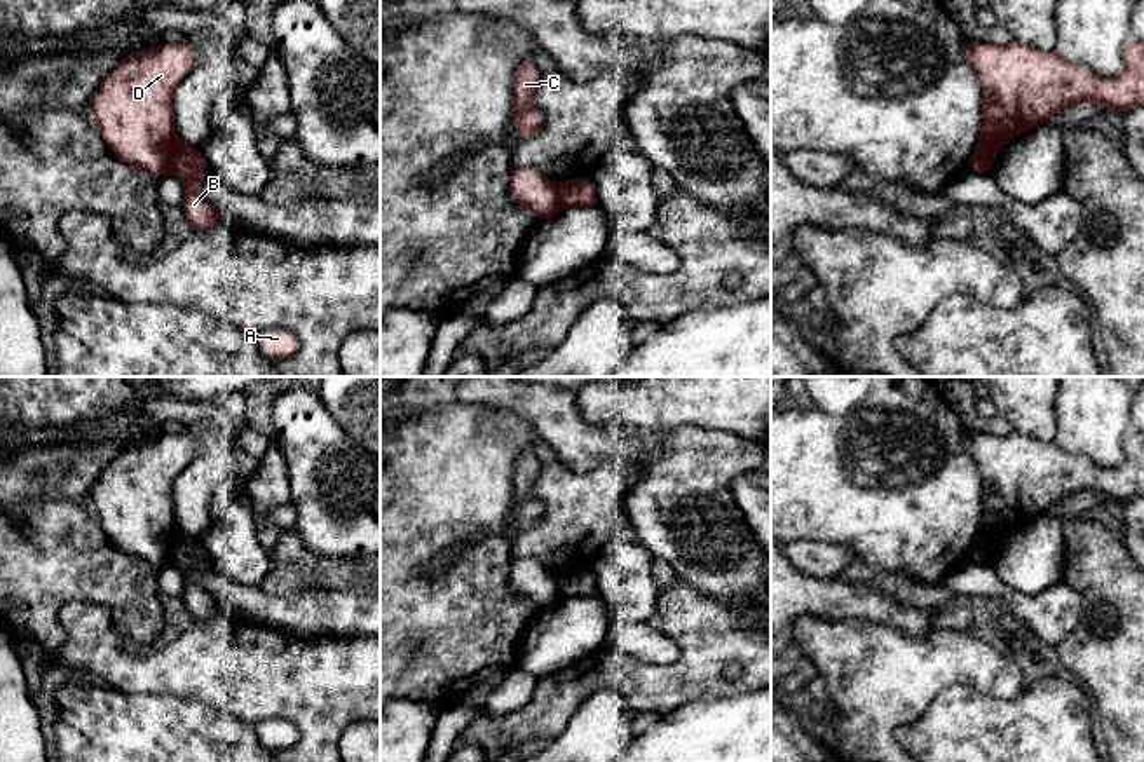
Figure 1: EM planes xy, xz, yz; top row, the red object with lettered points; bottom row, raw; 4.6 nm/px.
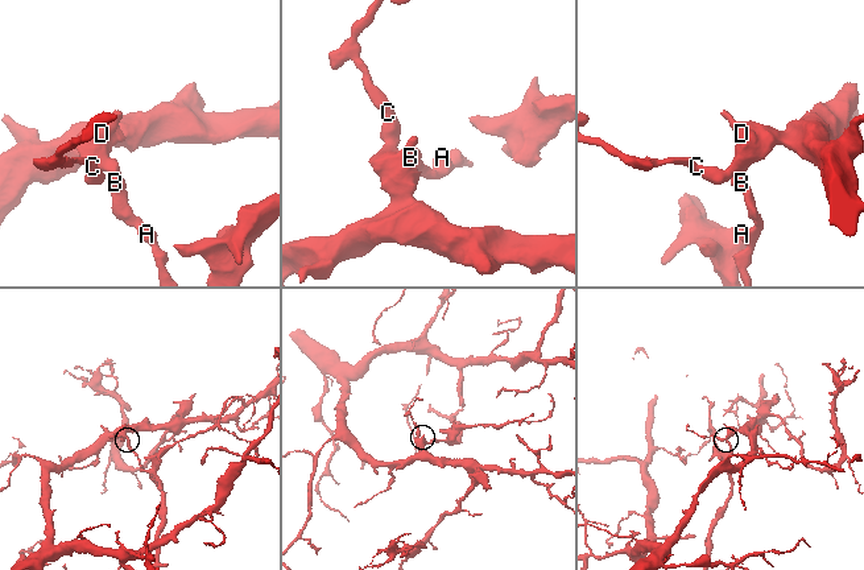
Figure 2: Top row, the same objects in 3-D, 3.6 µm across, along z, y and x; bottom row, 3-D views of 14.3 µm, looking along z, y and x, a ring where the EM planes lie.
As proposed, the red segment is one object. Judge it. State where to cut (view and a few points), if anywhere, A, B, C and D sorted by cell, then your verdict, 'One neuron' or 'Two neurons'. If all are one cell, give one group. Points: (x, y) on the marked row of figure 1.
Split along xy (177, 140), (166, 170). Groups: A B / C D. Two neurons

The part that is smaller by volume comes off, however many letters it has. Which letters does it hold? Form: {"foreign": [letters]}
{"foreign": ["A", "B"]}

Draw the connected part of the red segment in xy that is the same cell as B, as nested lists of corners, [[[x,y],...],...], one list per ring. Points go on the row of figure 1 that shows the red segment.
[[[181,141],[173,145],[167,171],[185,185],[185,202],[181,209],[192,230],[209,230],[223,220],[221,213],[199,194],[197,183],[206,167],[208,162],[199,148]]]

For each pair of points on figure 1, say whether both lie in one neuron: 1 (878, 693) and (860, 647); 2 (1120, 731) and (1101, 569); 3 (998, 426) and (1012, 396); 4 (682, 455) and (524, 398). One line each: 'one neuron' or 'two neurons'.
1: one neuron
2: one neuron
3: two neurons
4: one neuron

